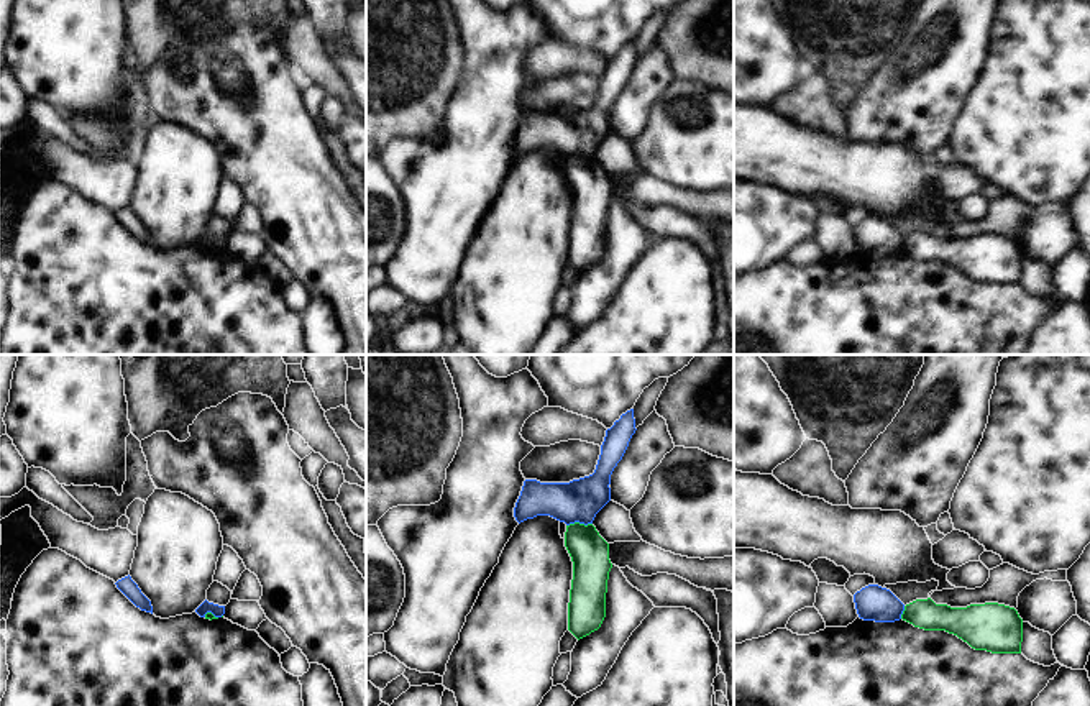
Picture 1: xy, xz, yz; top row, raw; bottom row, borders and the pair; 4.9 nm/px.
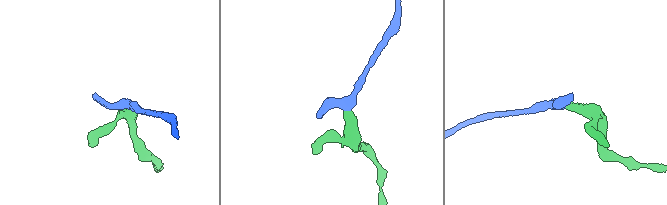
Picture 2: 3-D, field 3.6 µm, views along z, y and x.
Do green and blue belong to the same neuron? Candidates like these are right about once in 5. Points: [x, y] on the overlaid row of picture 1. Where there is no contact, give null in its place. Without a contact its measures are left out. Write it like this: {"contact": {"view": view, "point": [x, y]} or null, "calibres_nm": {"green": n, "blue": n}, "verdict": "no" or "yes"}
{"contact": {"view": "xz", "point": [578, 522]}, "calibres_nm": {"green": 190, "blue": 200}, "verdict": "no"}

